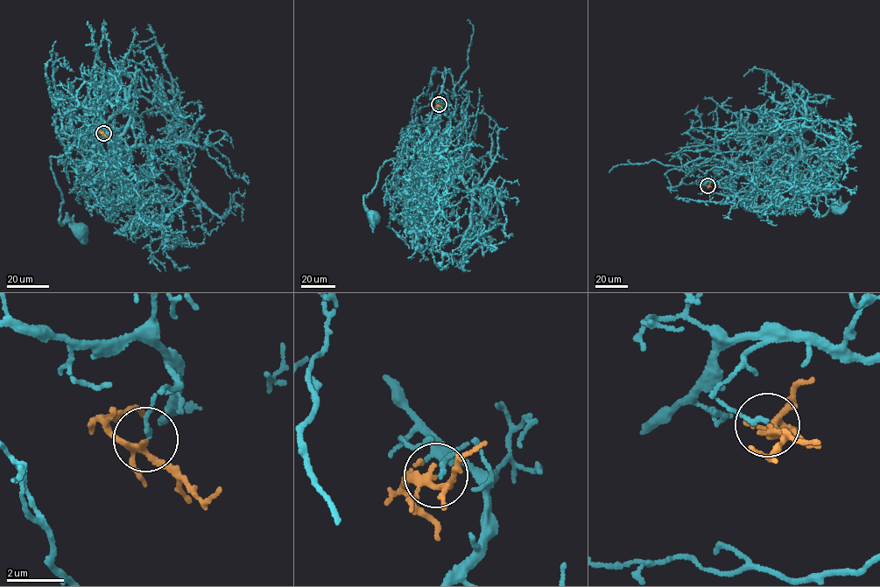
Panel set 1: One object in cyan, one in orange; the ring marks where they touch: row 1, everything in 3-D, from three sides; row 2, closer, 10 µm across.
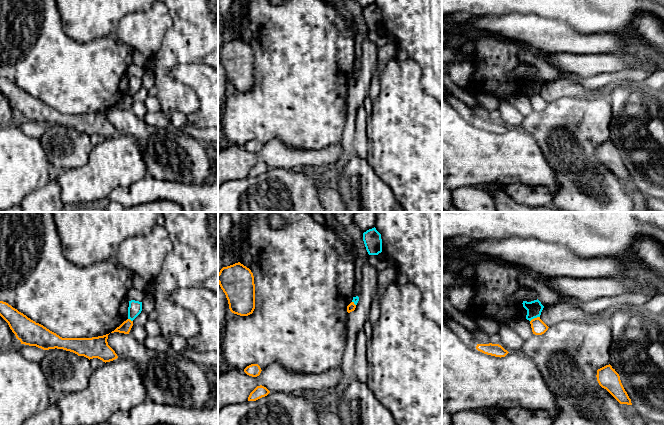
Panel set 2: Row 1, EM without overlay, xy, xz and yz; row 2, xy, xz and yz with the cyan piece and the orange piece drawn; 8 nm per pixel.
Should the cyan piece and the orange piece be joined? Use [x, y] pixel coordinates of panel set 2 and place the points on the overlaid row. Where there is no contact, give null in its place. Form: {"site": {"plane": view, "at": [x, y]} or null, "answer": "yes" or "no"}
{"site": {"plane": "yz", "at": [534, 317]}, "answer": "no"}

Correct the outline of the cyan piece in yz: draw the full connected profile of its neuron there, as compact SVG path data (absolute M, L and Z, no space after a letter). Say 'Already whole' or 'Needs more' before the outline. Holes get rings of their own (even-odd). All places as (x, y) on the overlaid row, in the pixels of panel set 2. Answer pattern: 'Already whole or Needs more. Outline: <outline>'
Already whole. Outline: M537 299L531 302L523 301L523 307L527 310L526 319L531 321L534 318L540 317L544 306Z

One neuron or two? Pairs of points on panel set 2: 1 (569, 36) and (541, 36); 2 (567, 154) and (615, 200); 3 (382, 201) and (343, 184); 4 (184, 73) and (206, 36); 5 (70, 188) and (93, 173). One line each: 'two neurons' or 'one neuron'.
1: one neuron
2: one neuron
3: one neuron
4: two neurons
5: one neuron

